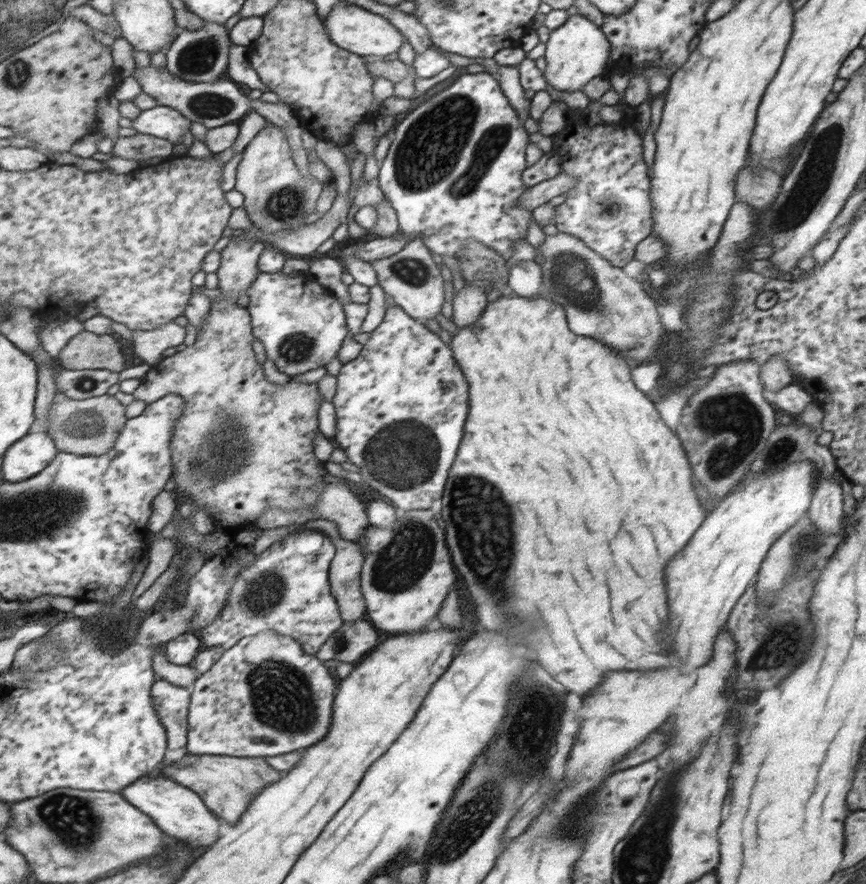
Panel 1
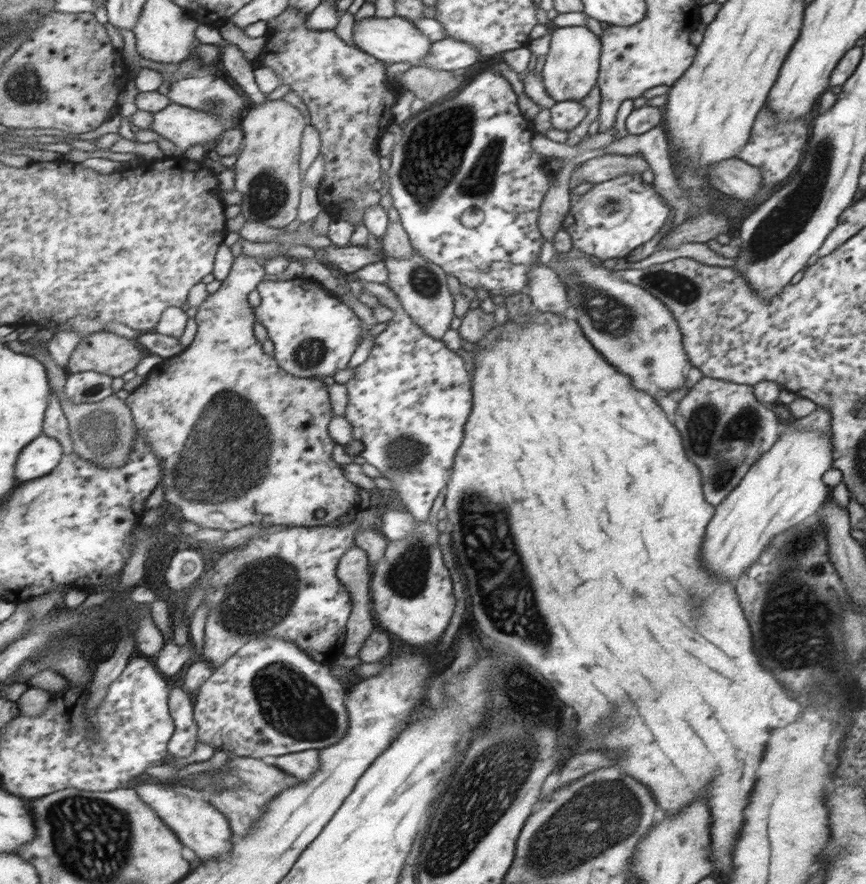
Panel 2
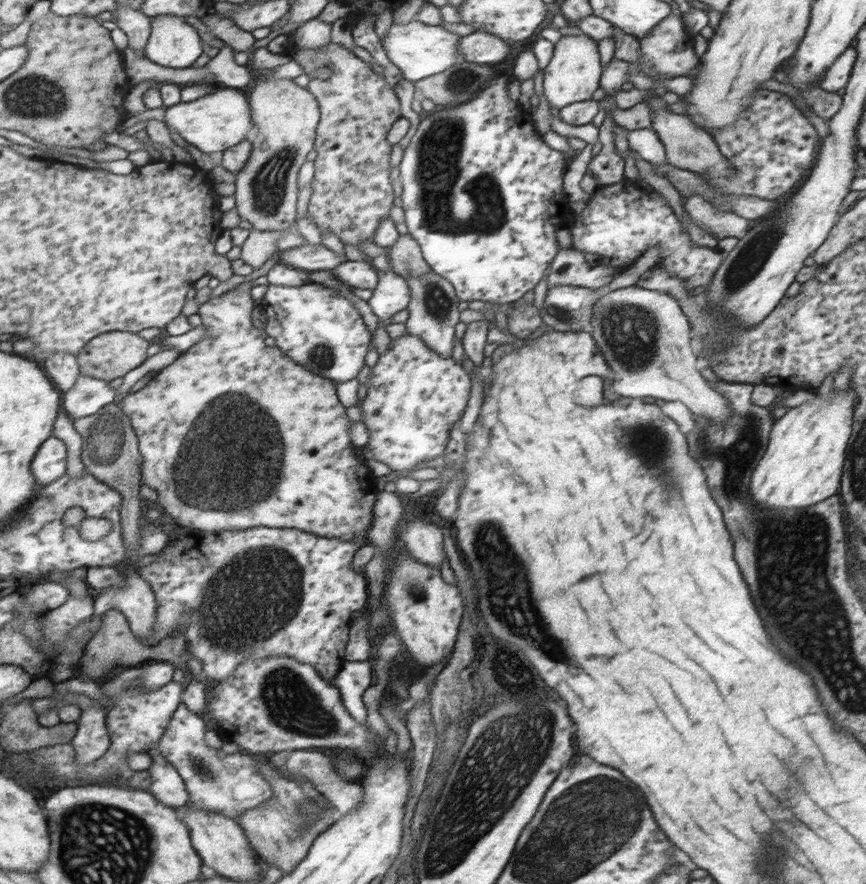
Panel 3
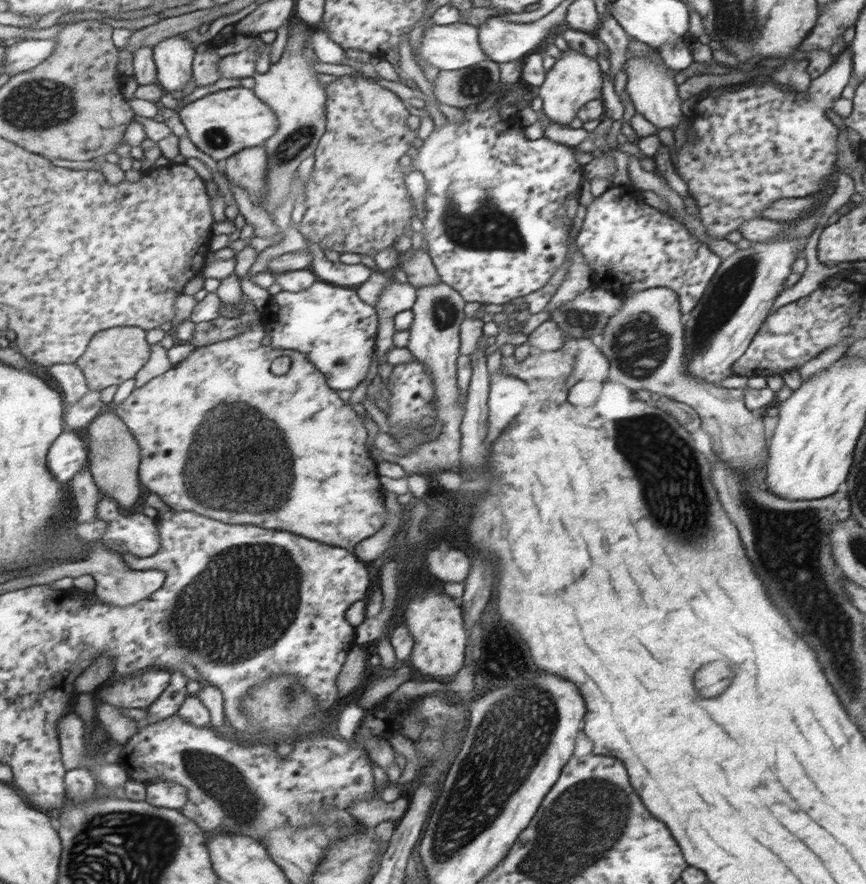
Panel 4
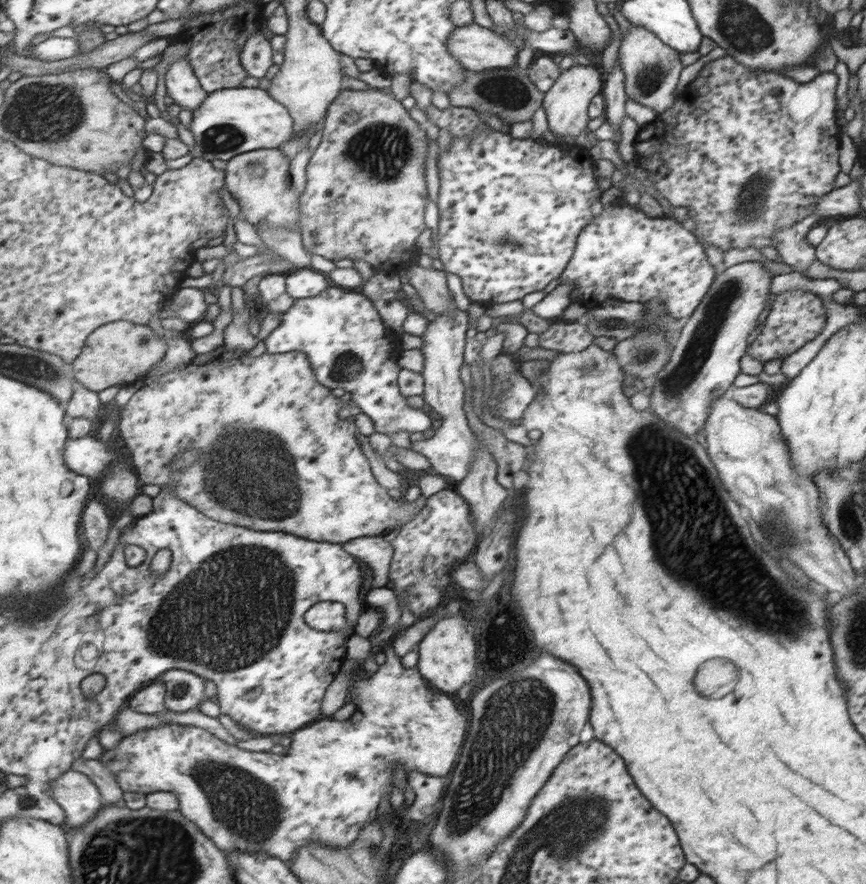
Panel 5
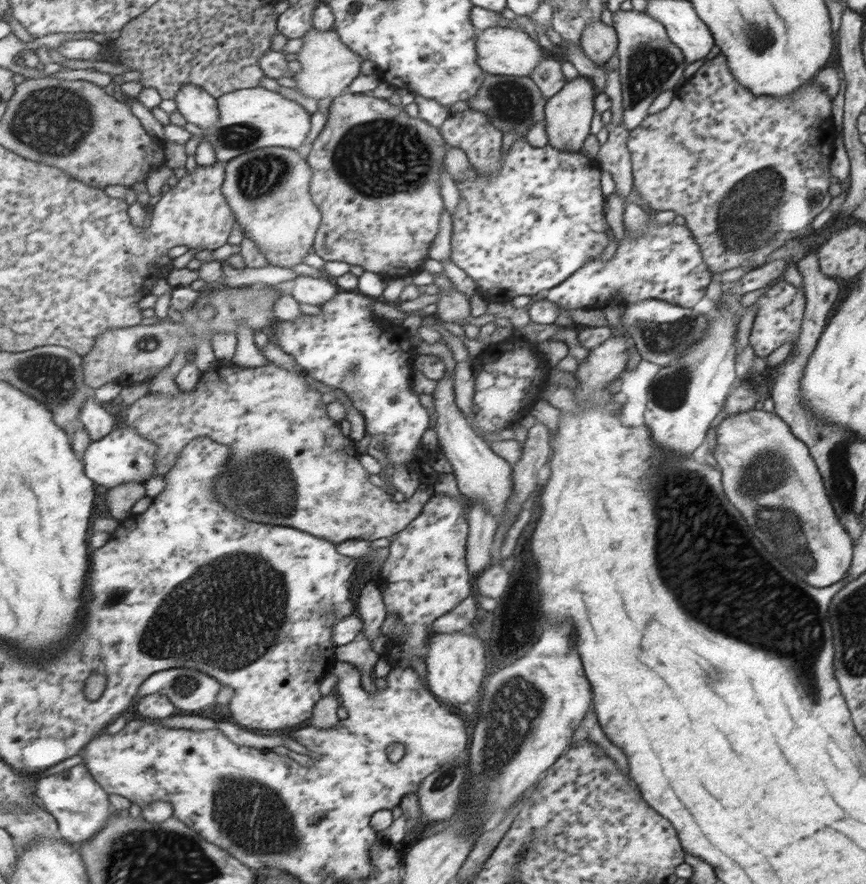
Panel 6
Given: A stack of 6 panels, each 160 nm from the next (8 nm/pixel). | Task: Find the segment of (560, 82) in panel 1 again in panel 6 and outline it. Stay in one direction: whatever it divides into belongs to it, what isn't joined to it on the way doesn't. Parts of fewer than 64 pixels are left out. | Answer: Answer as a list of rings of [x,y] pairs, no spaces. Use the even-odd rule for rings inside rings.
[[[577,75],[566,81],[544,104],[544,129],[547,145],[559,152],[579,152],[583,141],[589,136],[589,124],[593,118],[593,86],[587,77]]]

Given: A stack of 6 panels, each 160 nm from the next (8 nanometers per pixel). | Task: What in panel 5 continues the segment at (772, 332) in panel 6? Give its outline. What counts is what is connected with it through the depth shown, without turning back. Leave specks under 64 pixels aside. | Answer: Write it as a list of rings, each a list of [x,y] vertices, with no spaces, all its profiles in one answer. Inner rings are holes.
[[[789,290],[773,296],[770,303],[770,309],[762,322],[757,335],[753,337],[753,342],[749,344],[749,356],[765,363],[775,358],[785,359],[789,354],[813,340],[827,322],[827,310],[817,302],[817,295],[803,290]]]

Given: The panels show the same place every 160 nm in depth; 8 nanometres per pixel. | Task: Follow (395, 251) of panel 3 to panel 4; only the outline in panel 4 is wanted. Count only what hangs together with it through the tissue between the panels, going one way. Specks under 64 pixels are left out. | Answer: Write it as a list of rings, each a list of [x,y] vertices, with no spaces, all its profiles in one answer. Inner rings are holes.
[[[420,249],[415,251],[408,261],[400,262],[398,268],[407,274],[408,283],[417,290],[442,283],[441,275],[429,252]]]

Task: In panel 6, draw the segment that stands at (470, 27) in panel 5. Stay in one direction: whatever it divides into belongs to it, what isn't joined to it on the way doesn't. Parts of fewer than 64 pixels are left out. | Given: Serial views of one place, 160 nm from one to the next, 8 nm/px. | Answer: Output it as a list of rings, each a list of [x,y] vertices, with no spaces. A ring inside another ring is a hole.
[[[491,27],[479,31],[476,36],[477,63],[489,75],[528,77],[530,72],[543,60],[541,48],[523,30]]]

